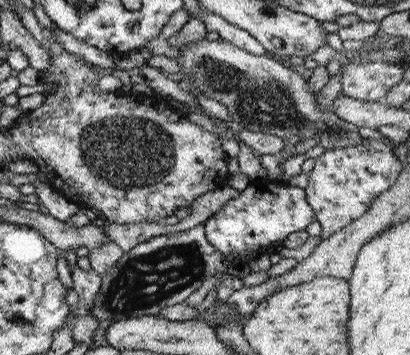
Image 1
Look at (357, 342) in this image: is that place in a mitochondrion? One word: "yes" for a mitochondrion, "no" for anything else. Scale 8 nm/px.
no

